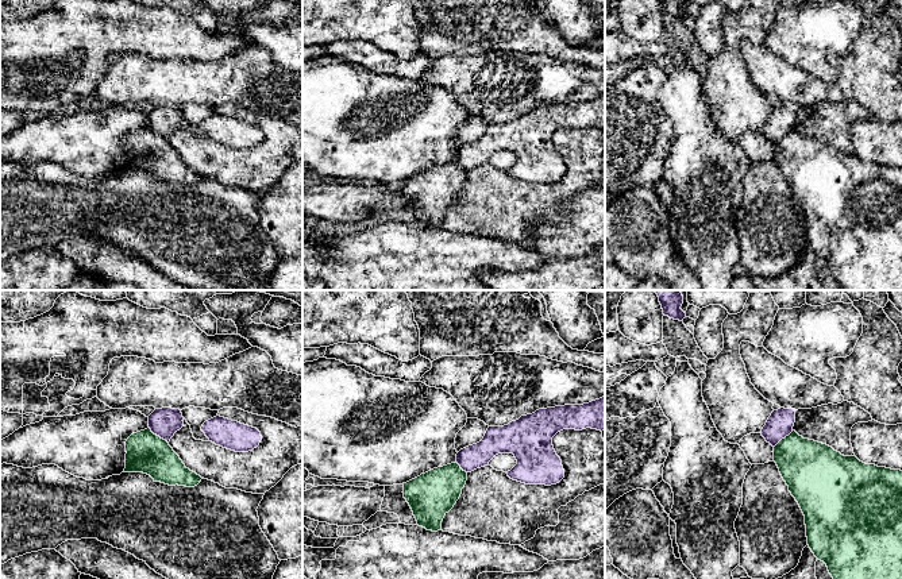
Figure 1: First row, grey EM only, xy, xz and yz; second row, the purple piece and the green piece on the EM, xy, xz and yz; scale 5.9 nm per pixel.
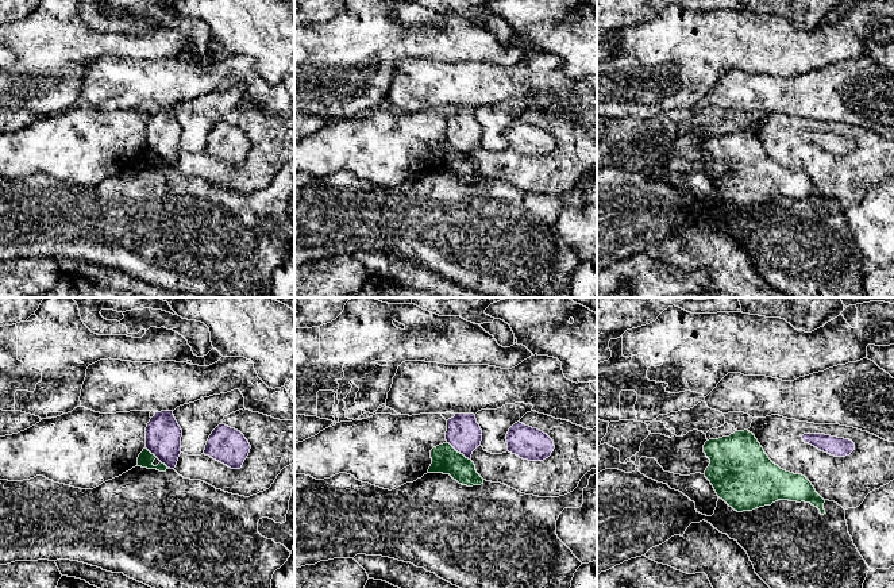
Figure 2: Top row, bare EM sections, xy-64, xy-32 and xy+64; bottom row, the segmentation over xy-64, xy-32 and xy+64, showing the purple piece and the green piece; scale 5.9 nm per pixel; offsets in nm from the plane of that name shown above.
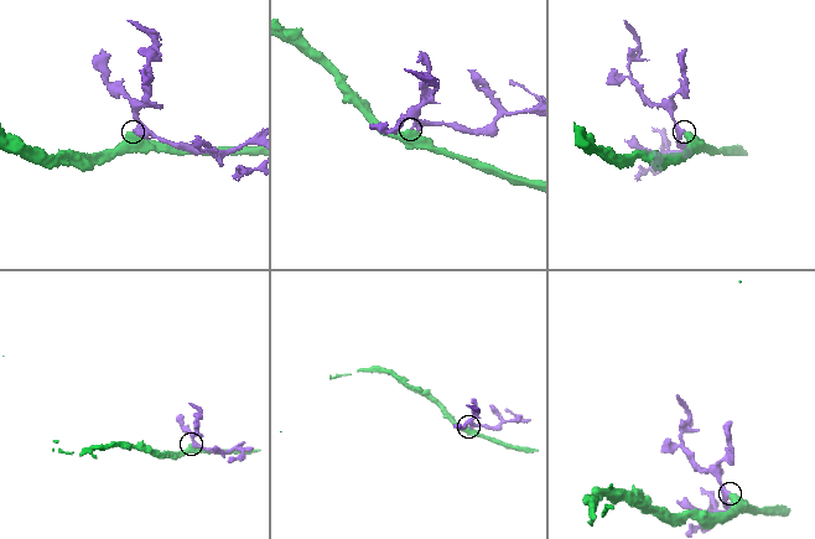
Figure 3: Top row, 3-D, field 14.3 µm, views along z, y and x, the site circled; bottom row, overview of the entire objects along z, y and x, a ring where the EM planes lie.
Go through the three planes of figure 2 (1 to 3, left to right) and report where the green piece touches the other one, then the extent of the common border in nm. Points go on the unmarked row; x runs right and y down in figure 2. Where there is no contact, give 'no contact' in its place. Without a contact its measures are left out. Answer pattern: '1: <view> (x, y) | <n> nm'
1: xy-64 (151, 150) | 100 nm
2: xy-32 (458, 149) | 190 nm
3: no contact

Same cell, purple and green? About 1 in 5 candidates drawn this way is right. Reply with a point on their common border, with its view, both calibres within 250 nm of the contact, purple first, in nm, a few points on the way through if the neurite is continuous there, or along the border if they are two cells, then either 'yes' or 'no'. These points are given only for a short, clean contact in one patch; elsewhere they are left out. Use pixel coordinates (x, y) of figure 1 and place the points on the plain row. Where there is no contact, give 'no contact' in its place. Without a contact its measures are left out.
contact xy (158, 132); calibres 170 and 240 nm; border xy (149, 124), (168, 141); no

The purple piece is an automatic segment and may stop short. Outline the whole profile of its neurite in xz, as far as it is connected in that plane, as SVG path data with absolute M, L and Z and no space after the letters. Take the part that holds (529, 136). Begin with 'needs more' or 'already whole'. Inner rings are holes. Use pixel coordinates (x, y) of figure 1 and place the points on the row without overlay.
already whole | M605 94L583 103L539 107L504 124L489 124L483 136L456 151L466 170L485 165L498 151L513 151L517 162L508 174L525 182L556 182L564 175L552 135L563 127L605 128Z

